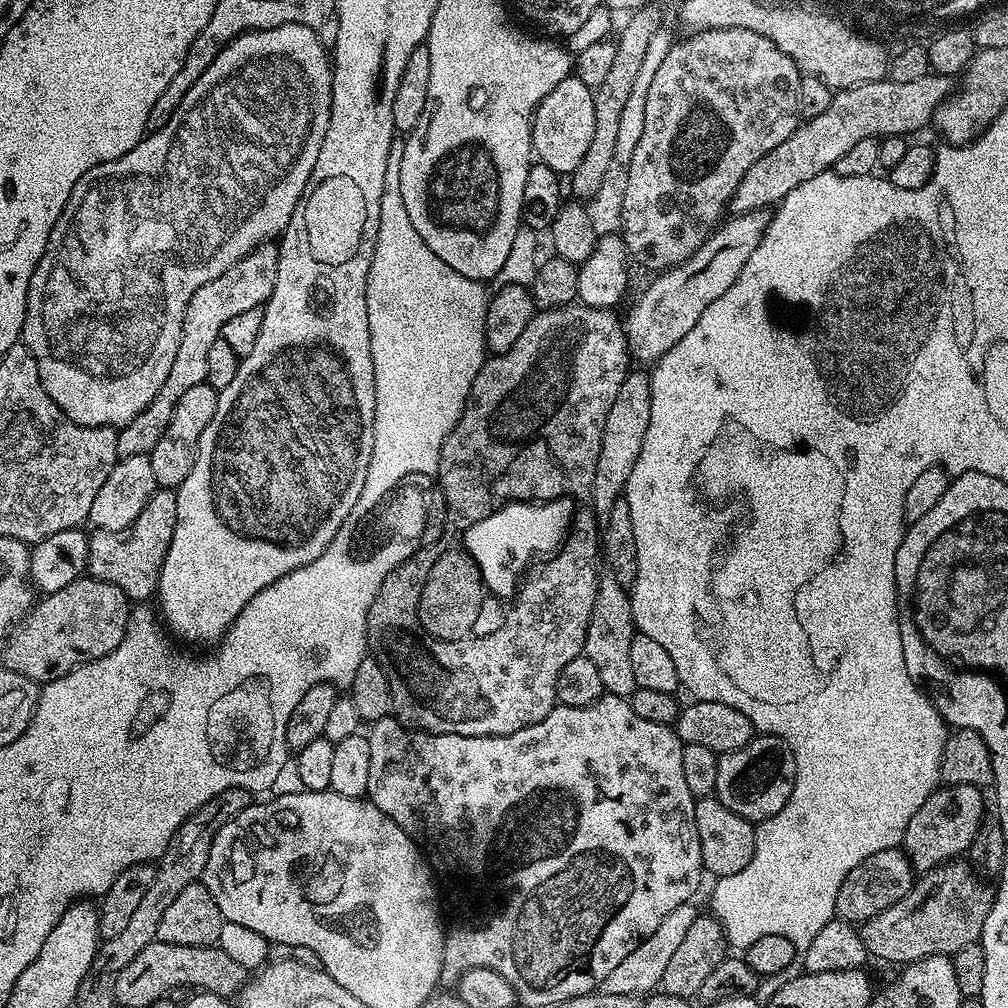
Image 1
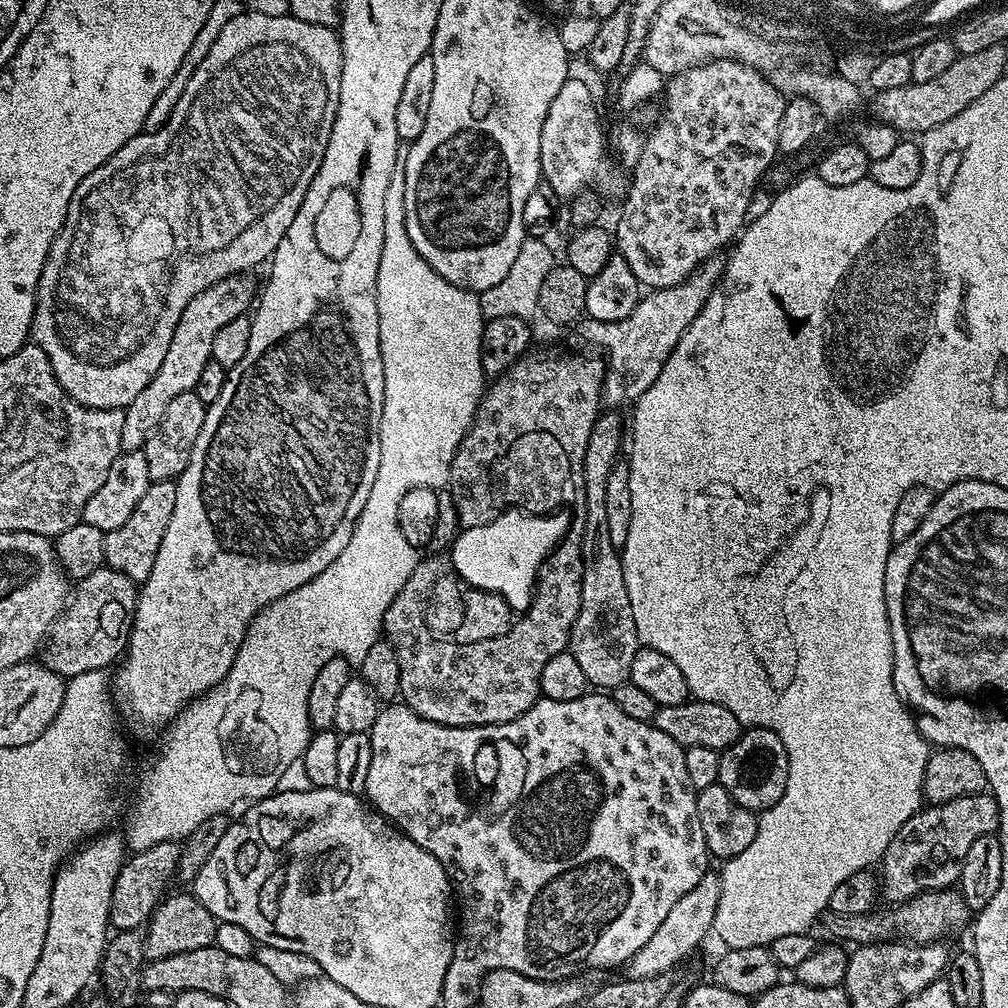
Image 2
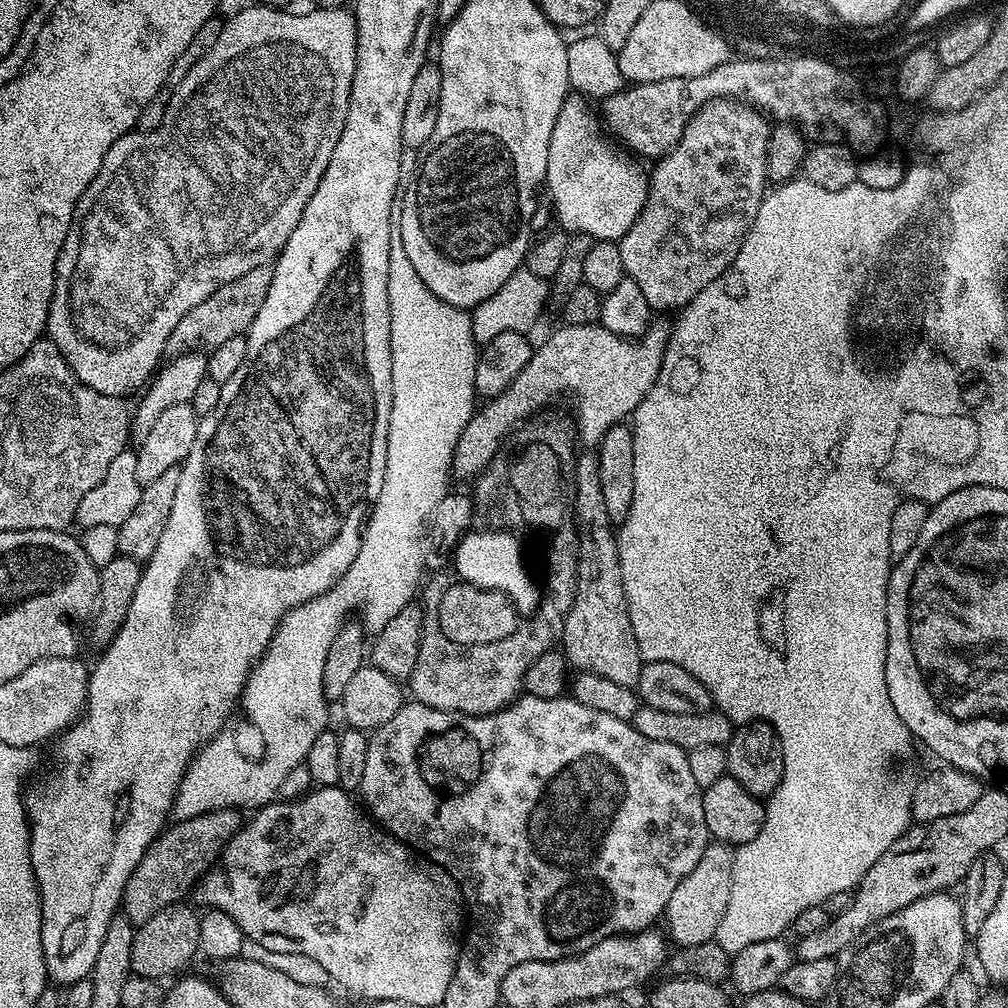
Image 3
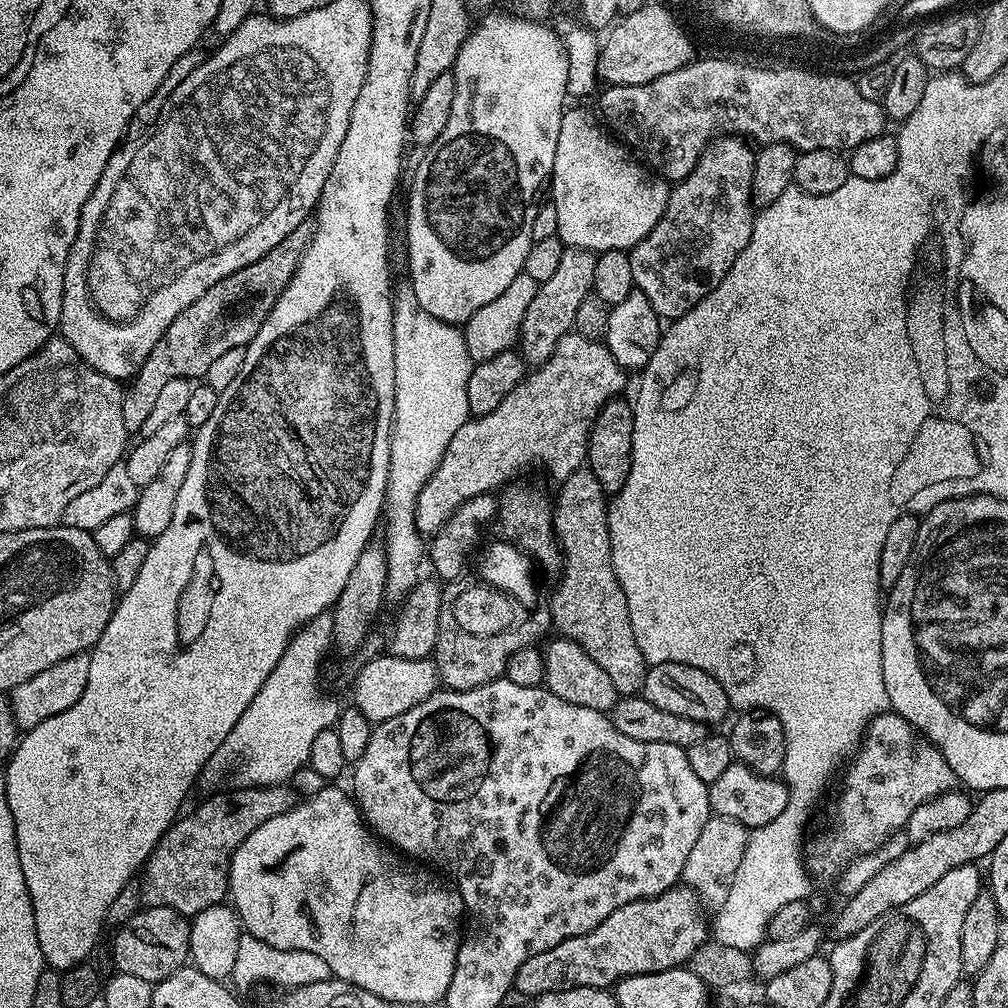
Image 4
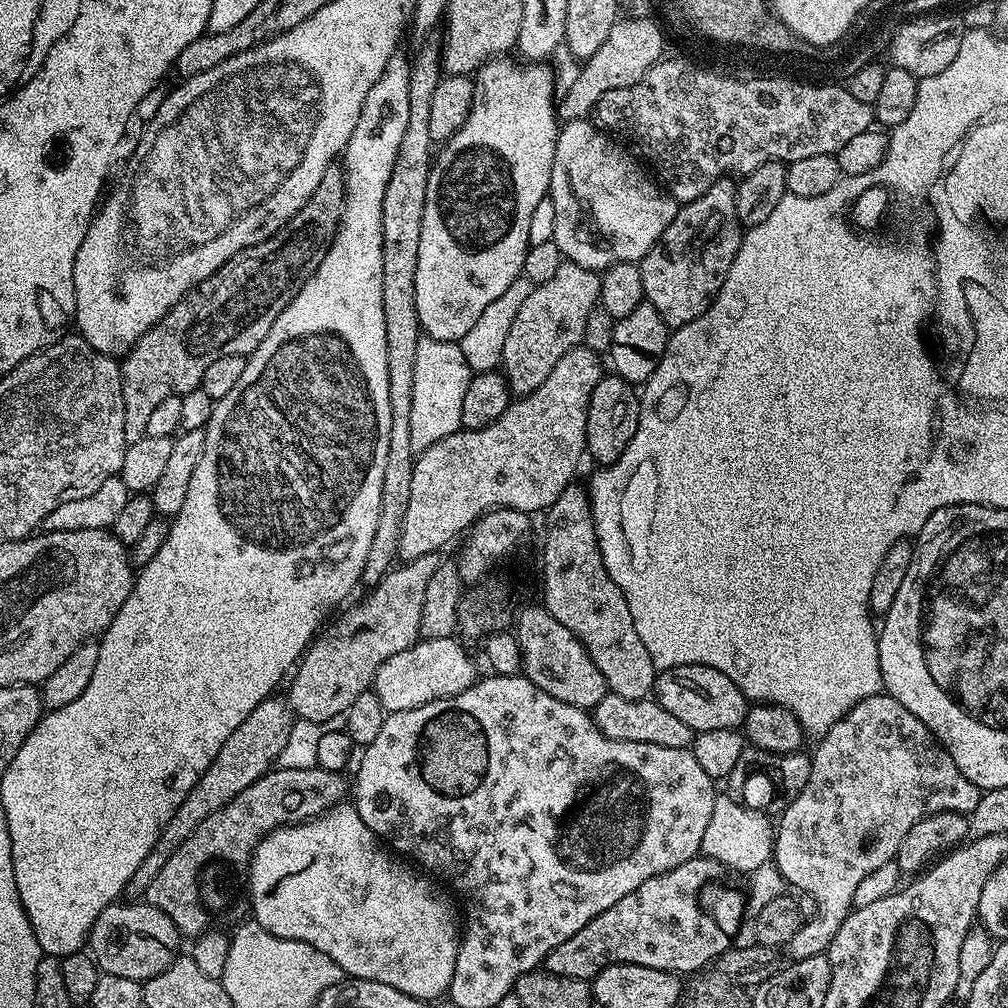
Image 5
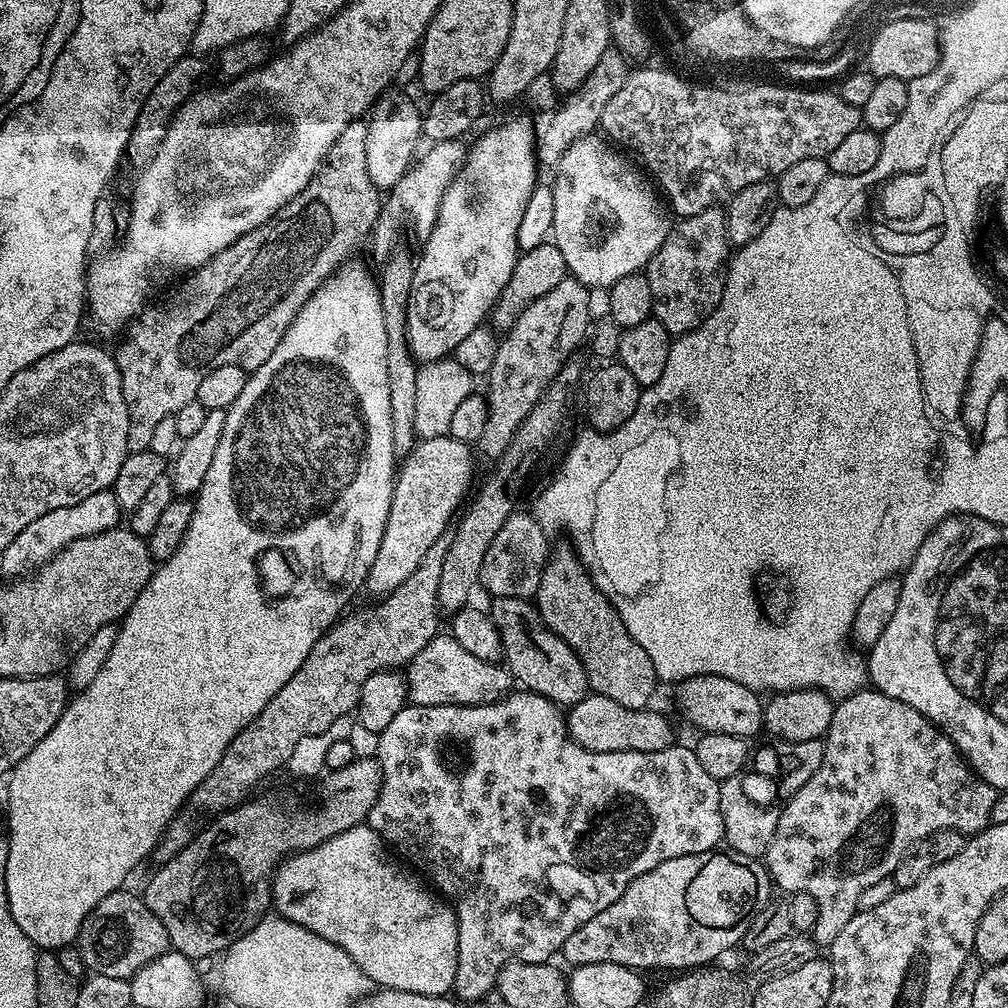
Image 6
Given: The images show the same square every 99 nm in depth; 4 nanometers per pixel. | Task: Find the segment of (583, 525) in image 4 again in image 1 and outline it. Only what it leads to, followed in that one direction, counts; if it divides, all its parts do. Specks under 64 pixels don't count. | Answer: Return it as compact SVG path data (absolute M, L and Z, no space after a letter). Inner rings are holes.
M629 371L622 387L618 389L618 398L614 398L614 406L610 406L610 414L606 414L606 426L602 426L602 442L598 450L598 466L594 466L592 488L592 506L597 517L607 518L610 510L614 510L614 502L618 502L624 495L630 470L634 470L634 462L638 462L642 438L646 438L646 426L650 424L651 389L652 377L647 371ZM611 574L601 575L598 590L594 594L594 610L586 626L586 638L582 655L598 666L602 686L609 696L631 696L636 689L634 670L630 666L630 642L634 635L632 597L625 585L619 584Z

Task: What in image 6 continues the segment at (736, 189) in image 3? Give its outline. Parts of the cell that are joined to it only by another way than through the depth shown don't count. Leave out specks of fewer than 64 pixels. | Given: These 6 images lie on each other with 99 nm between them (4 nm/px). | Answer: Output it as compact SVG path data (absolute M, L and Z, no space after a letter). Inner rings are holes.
M719 207L677 219L669 227L662 246L648 261L646 275L650 294L654 294L652 310L655 319L670 334L694 330L719 306L730 259L727 225L728 217Z

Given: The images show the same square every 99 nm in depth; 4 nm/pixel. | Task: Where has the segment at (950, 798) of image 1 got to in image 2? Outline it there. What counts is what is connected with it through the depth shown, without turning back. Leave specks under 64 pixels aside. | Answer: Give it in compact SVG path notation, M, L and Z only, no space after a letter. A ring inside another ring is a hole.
M981 794L978 796L963 796L954 798L954 802L945 804L933 804L921 807L916 812L898 834L894 834L894 842L890 842L888 849L884 851L883 860L878 864L878 879L883 899L889 905L895 906L904 904L907 900L913 900L923 892L938 892L948 890L959 881L962 862L966 858L966 853L970 846L978 838L991 836L1000 827L1000 811L998 802L991 794Z

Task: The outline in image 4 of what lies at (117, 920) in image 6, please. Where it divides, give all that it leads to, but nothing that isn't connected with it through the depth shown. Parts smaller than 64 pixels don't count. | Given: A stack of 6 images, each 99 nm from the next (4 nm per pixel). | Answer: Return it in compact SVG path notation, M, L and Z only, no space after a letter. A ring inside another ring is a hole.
M158 906L141 907L124 924L115 929L116 937L112 940L112 960L116 963L115 971L122 974L134 974L144 978L153 986L161 980L170 978L177 970L189 963L190 928L189 917L173 908Z

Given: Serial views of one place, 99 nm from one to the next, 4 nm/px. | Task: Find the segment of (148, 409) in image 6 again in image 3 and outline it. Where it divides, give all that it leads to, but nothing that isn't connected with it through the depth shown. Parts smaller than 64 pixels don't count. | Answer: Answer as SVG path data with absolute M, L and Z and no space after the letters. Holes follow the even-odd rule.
M272 264L254 266L254 270L242 274L242 278L234 278L234 282L226 282L214 290L206 302L198 302L198 306L194 306L194 310L190 310L190 314L186 314L178 326L174 326L174 334L170 334L164 347L165 357L187 356L189 352L204 354L222 346L222 342L228 342L230 338L245 335L258 310L262 310L262 302L266 302L273 271Z

